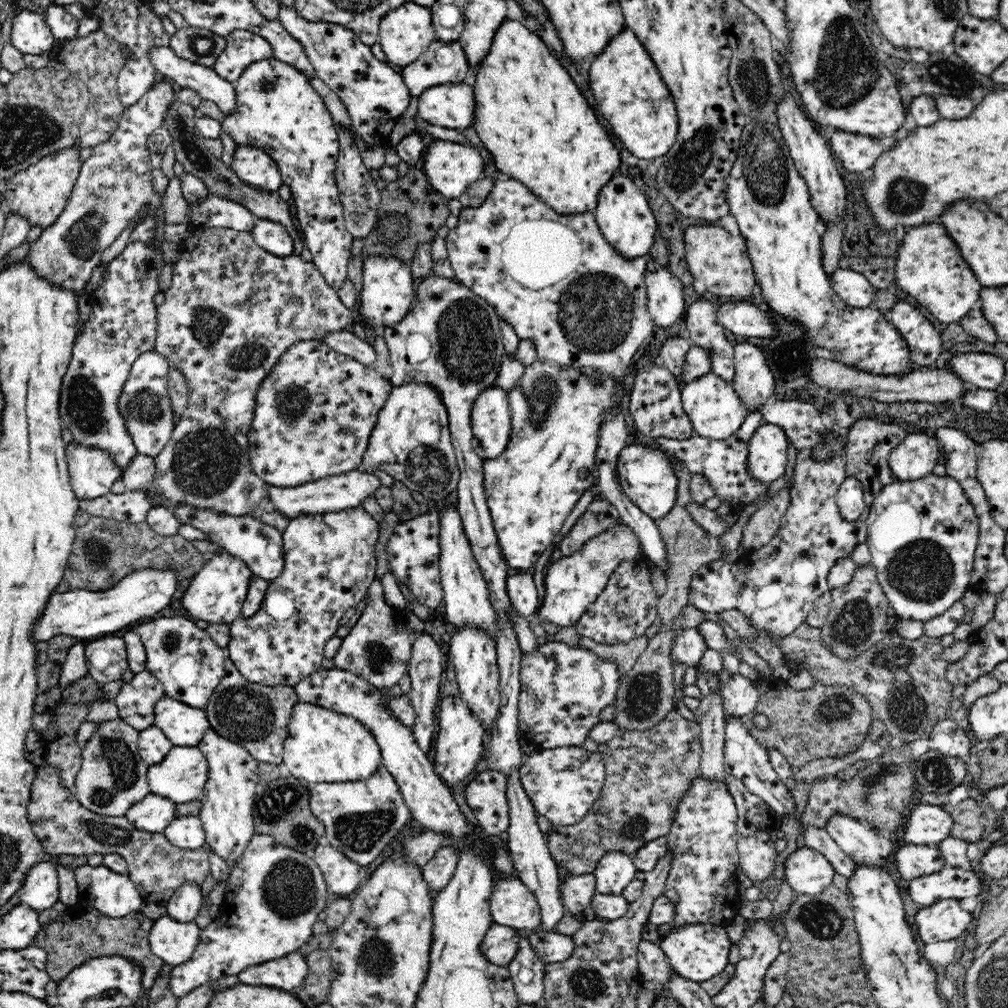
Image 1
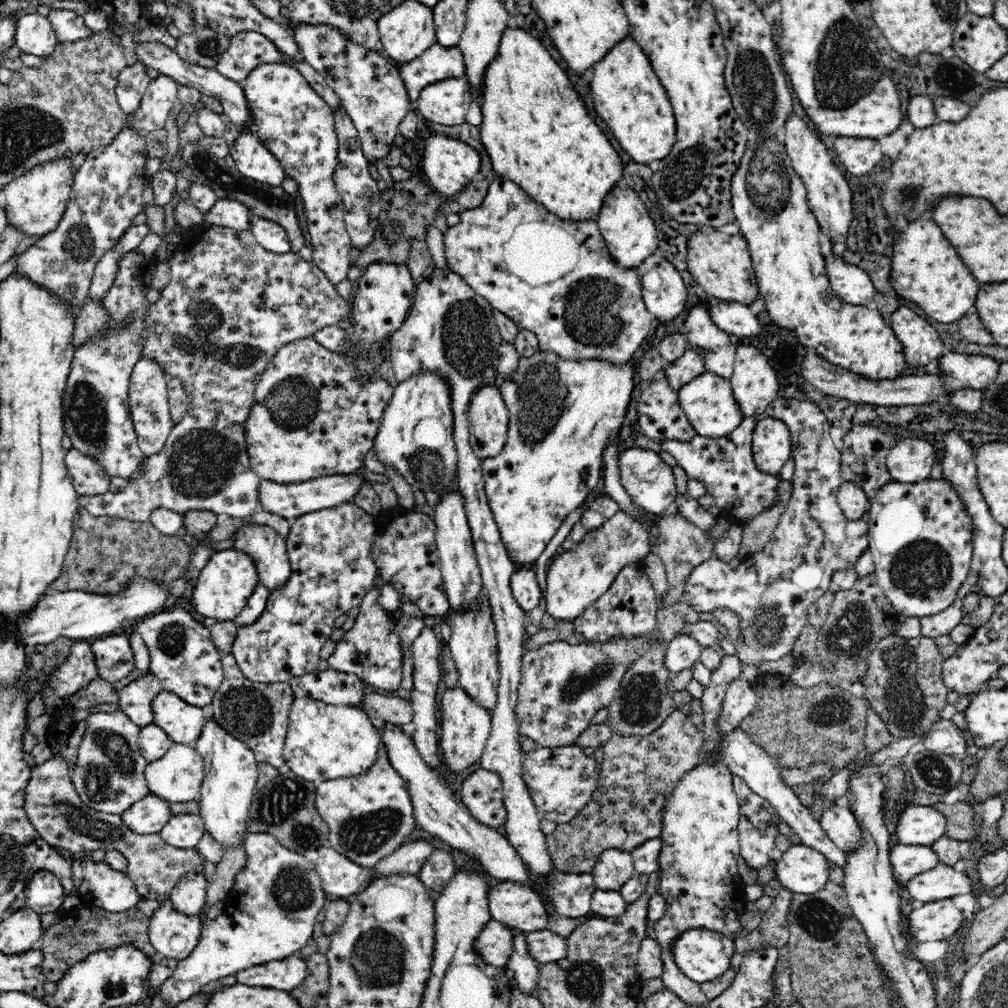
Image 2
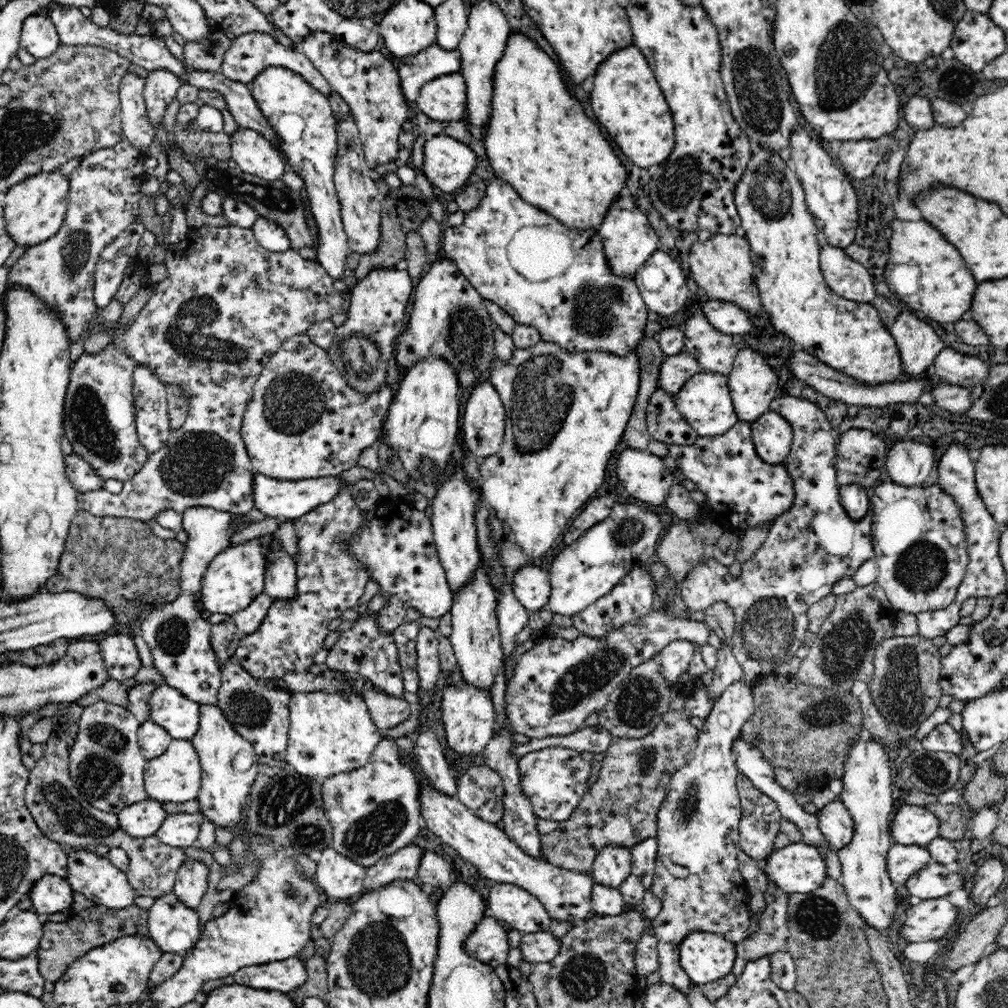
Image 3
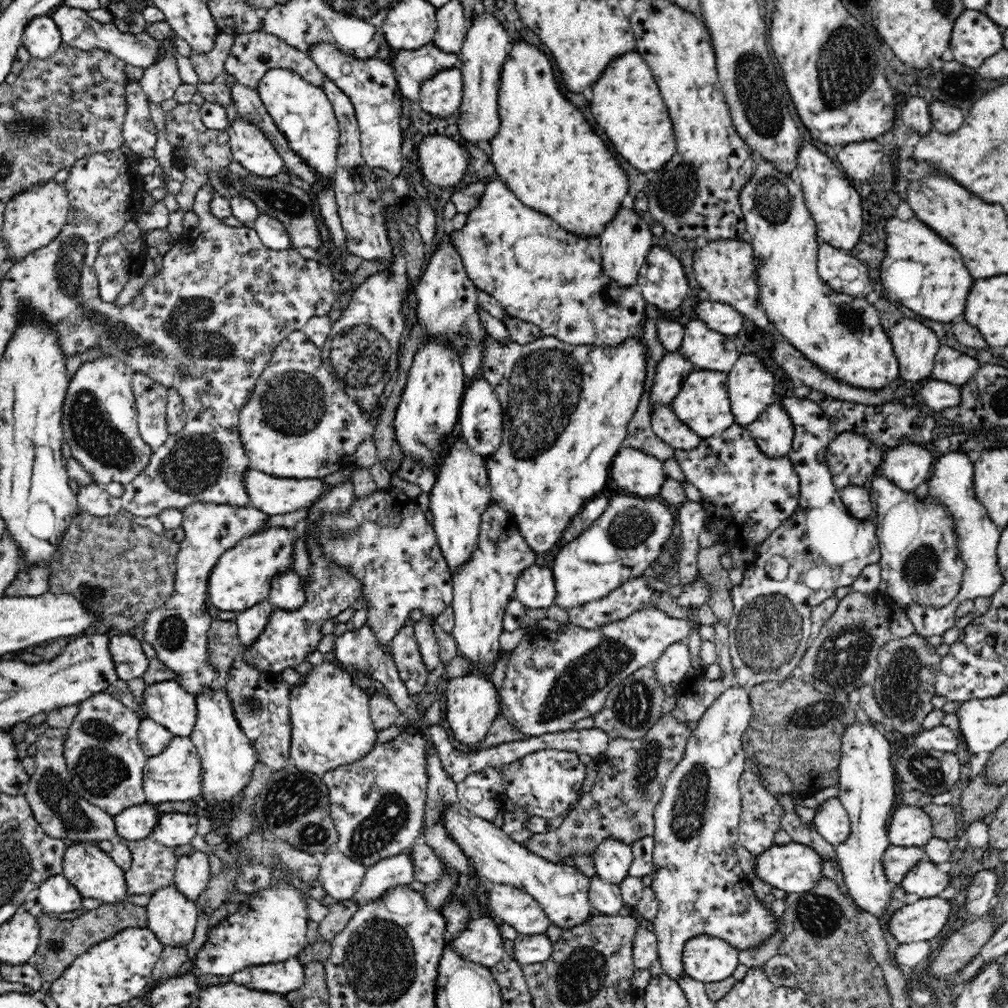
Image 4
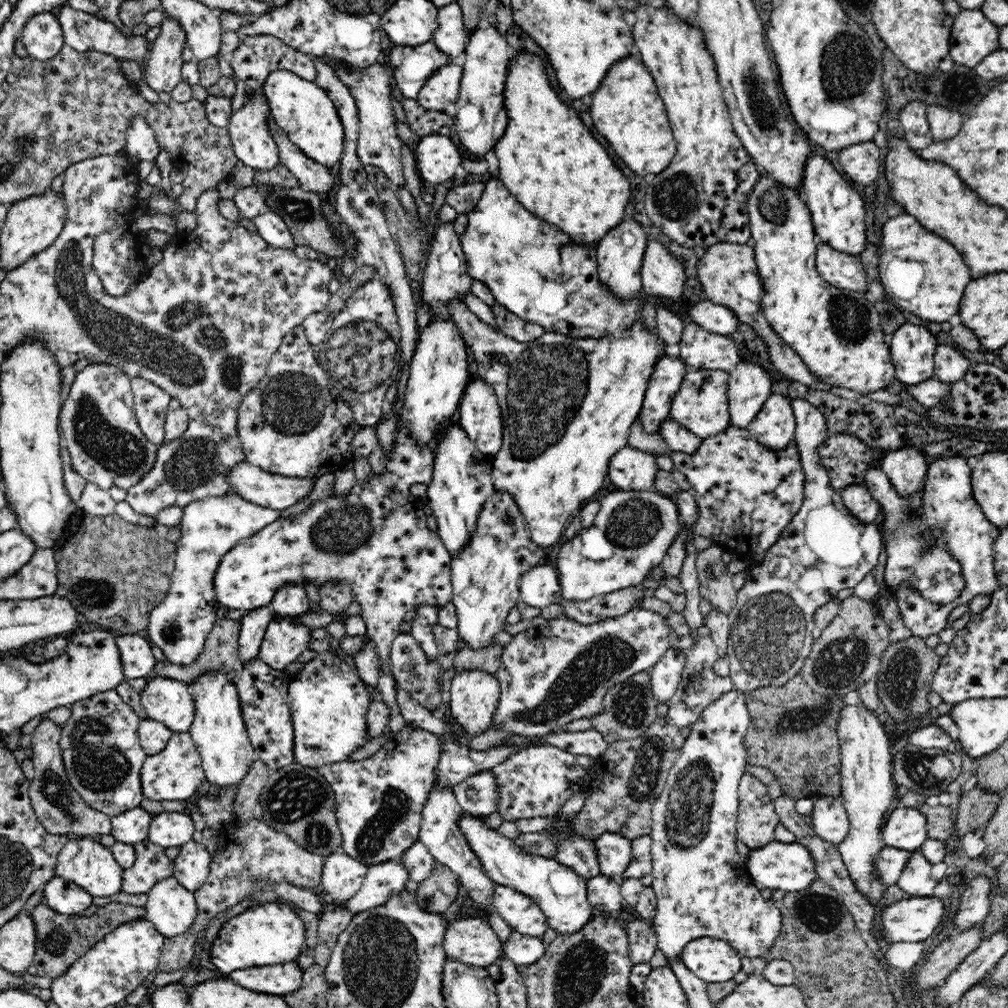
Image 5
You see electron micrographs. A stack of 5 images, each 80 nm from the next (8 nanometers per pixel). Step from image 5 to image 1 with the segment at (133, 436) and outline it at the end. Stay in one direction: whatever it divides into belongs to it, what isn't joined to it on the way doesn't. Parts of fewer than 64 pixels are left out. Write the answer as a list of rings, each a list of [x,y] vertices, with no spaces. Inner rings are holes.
[[[130,240],[122,253],[105,266],[99,288],[88,293],[90,316],[78,330],[68,369],[62,376],[62,426],[70,430],[74,441],[108,451],[122,469],[137,450],[118,411],[118,396],[138,356],[156,348],[158,321],[154,297],[161,292],[158,275],[165,265],[161,248]]]

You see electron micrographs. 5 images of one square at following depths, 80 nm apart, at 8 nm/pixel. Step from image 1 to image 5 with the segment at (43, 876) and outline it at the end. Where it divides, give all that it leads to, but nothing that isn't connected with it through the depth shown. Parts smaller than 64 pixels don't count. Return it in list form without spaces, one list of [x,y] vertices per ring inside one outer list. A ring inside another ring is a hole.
[[[58,875],[44,884],[41,893],[43,902],[58,914],[76,914],[92,904],[92,897],[86,890]]]

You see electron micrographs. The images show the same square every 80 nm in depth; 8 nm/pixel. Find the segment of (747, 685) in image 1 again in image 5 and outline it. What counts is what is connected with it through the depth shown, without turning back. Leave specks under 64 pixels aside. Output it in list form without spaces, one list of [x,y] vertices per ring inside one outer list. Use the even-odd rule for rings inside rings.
[[[736,689],[710,704],[692,726],[663,792],[651,808],[651,887],[657,898],[652,929],[657,936],[657,948],[664,954],[668,965],[680,959],[683,948],[691,940],[700,937],[725,940],[741,957],[756,958],[763,956],[780,934],[782,915],[779,905],[760,895],[760,887],[753,882],[736,848],[738,787],[748,766],[745,735],[750,719],[745,693]]]

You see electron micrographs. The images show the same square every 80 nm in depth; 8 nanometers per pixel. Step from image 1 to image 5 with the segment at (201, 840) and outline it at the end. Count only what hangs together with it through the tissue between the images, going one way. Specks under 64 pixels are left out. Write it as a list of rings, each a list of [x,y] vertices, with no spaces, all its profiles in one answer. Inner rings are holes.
[[[162,812],[153,815],[148,839],[164,849],[182,847],[193,841],[195,822],[184,812]]]

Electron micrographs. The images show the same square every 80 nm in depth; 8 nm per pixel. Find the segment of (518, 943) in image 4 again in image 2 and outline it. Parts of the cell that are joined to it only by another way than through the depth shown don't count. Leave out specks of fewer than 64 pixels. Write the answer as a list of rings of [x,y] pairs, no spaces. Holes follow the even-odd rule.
[[[549,928],[524,935],[528,952],[538,963],[548,964],[550,961],[560,960],[567,955],[567,937],[553,933]]]

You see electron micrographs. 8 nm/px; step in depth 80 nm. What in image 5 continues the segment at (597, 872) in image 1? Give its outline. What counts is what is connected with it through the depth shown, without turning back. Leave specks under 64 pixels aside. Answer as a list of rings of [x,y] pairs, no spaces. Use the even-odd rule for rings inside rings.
[[[604,834],[594,843],[597,849],[600,874],[620,881],[633,859],[631,841],[618,834]]]

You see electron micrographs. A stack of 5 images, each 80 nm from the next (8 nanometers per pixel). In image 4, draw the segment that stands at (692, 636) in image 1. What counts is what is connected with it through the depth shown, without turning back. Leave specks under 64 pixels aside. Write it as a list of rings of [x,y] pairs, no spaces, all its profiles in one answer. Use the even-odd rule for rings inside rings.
[[[686,642],[671,644],[654,662],[656,678],[667,696],[677,693],[690,668],[690,651]]]

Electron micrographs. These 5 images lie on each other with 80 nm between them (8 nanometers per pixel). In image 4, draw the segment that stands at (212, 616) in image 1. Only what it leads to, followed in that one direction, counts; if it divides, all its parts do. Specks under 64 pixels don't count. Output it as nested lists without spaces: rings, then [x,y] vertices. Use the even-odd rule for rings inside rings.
[[[269,528],[260,531],[254,535],[243,538],[223,552],[216,564],[212,567],[212,572],[208,576],[208,604],[213,606],[214,610],[224,610],[226,612],[239,613],[240,611],[252,608],[254,604],[262,602],[268,598],[268,590],[270,588],[270,580],[276,576],[276,572],[284,572],[286,568],[292,566],[292,544],[294,544],[294,533],[292,529],[286,528]]]

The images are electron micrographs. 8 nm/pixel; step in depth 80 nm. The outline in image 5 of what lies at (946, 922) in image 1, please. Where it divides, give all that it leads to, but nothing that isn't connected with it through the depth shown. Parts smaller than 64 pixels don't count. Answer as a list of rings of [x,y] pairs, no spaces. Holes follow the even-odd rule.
[[[940,897],[904,898],[882,912],[879,936],[891,943],[924,942],[940,926],[946,907]]]

